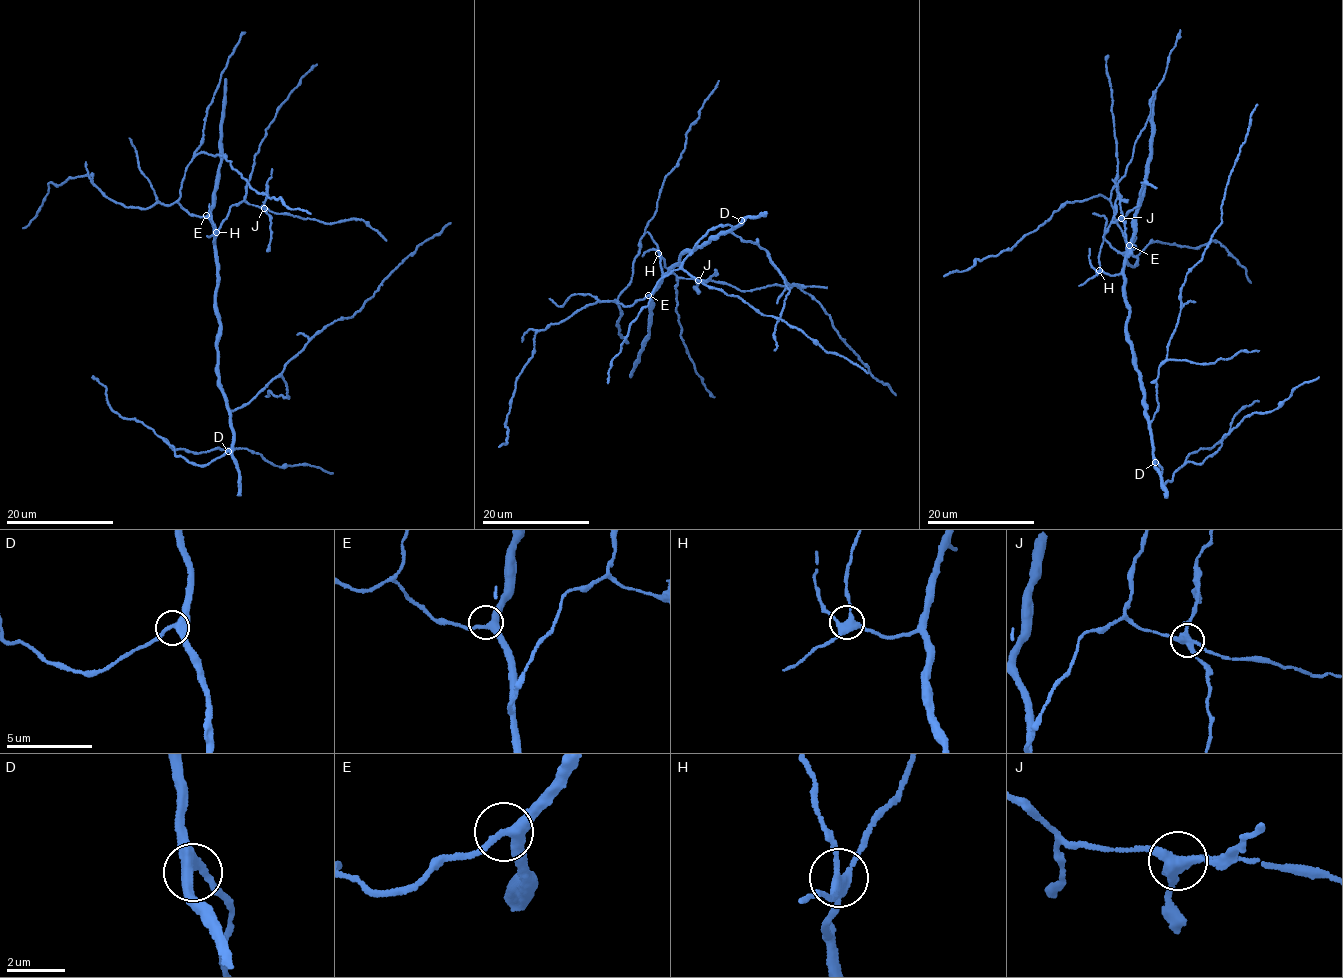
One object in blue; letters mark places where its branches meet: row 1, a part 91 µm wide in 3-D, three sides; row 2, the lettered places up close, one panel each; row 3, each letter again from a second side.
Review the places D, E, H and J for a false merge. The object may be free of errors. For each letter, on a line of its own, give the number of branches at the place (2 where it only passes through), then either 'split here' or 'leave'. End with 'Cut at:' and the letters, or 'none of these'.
D: 3 branches meet; leave
E: 3 branches meet; leave
H: 4 branches meet; leave
J: 4 branches meet; split here
Cut at: J

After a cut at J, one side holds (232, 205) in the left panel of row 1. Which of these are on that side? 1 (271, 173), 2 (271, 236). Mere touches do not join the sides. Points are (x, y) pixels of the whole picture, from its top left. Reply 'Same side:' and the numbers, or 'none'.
Same side: none

